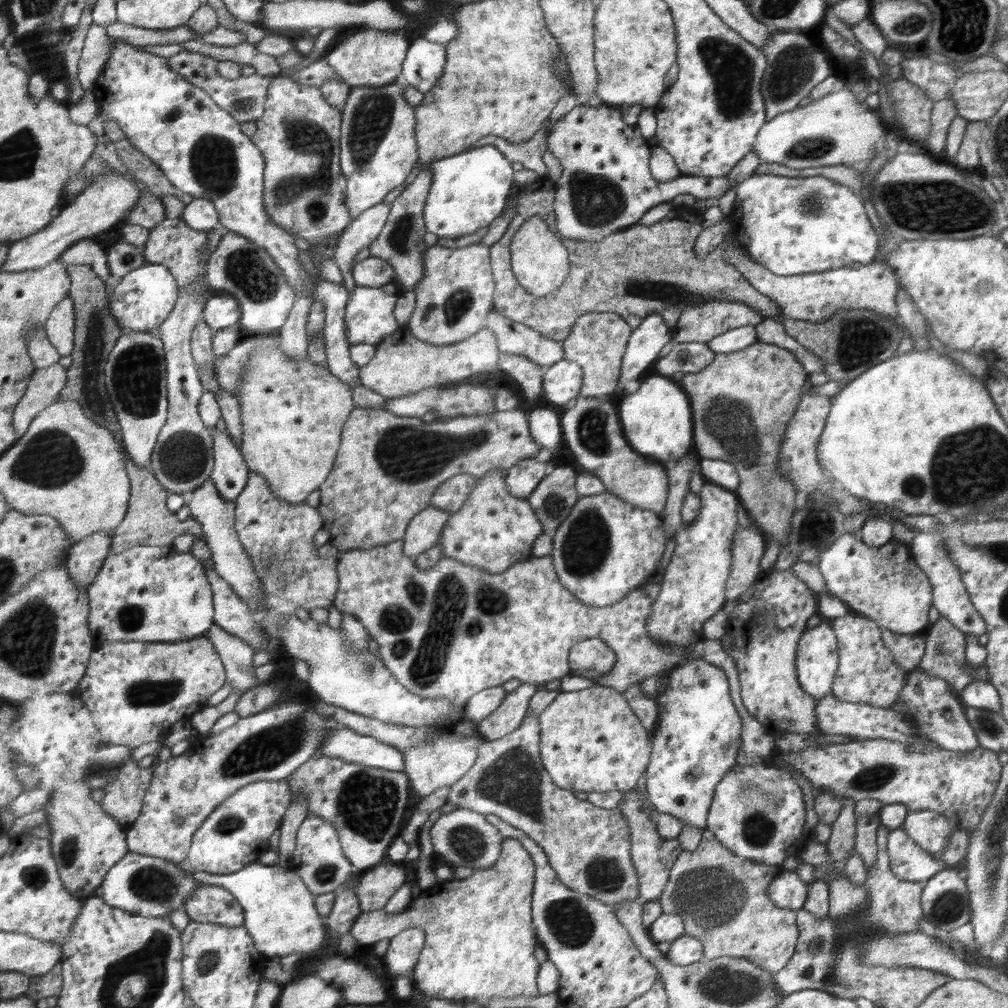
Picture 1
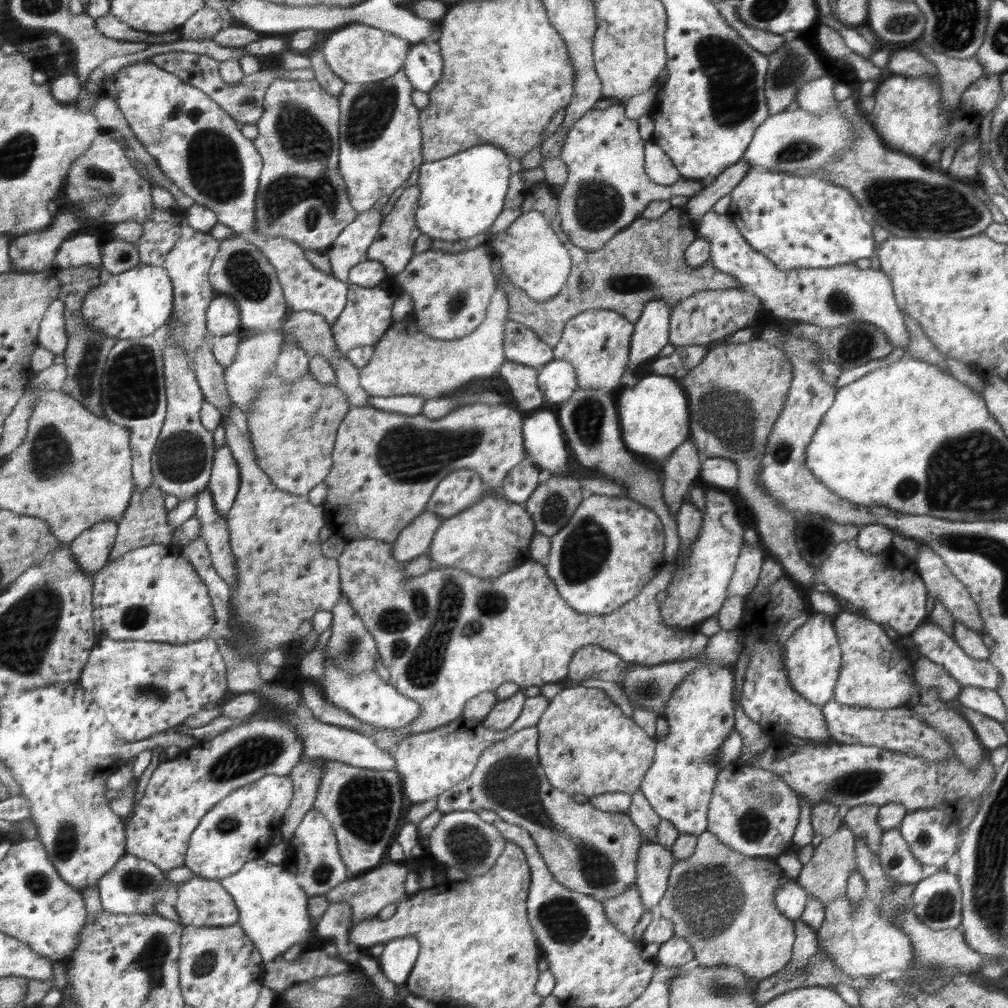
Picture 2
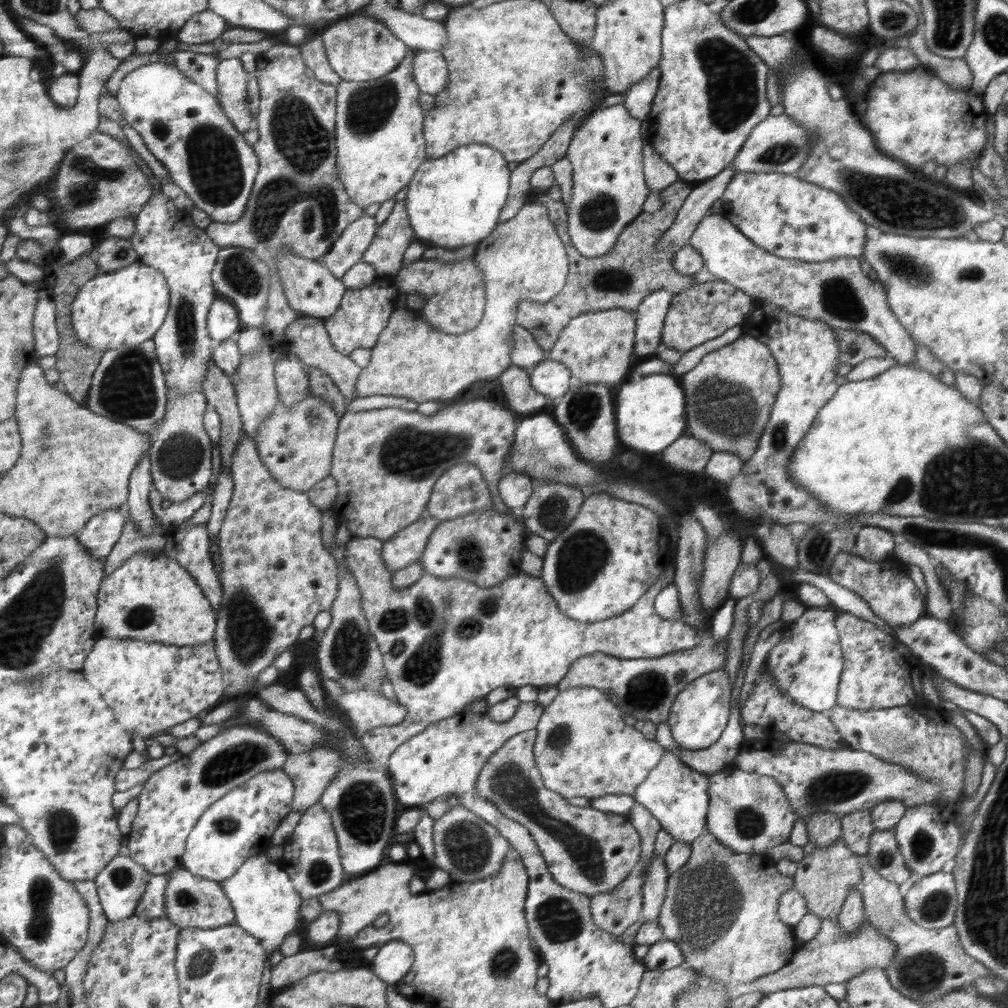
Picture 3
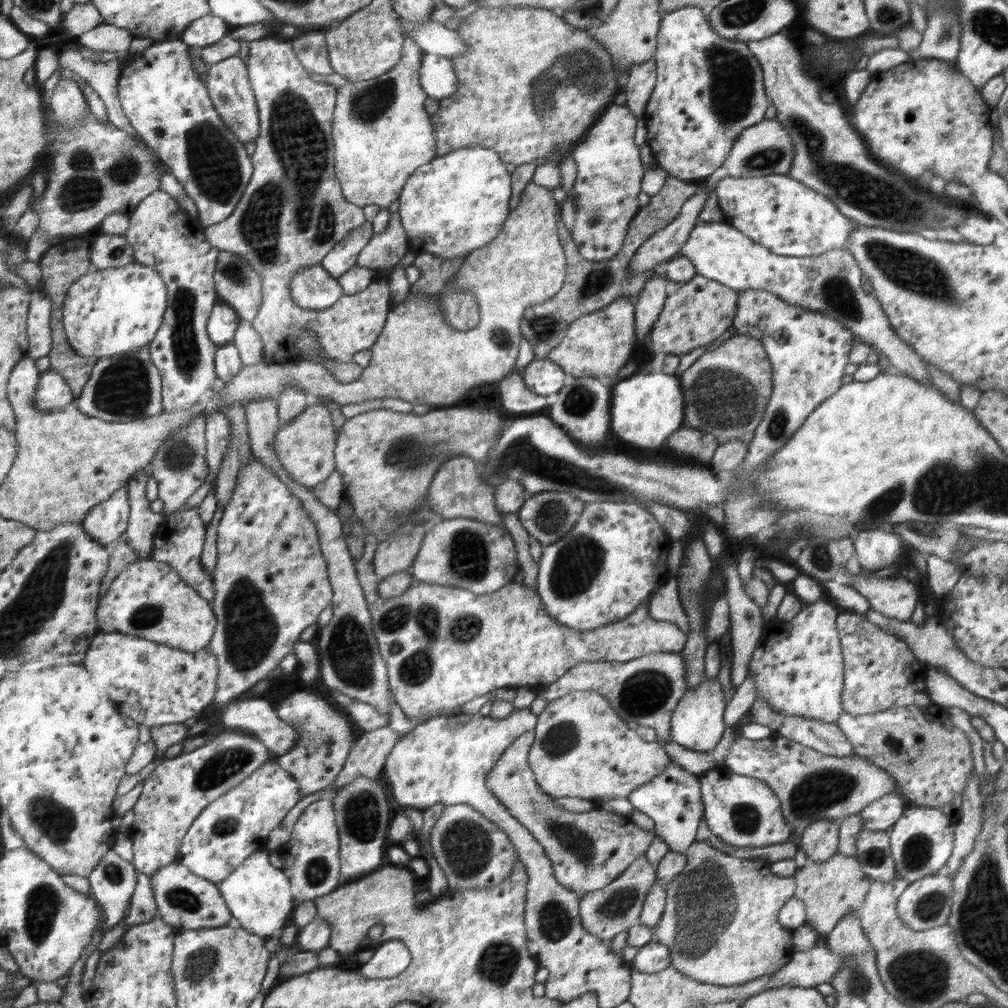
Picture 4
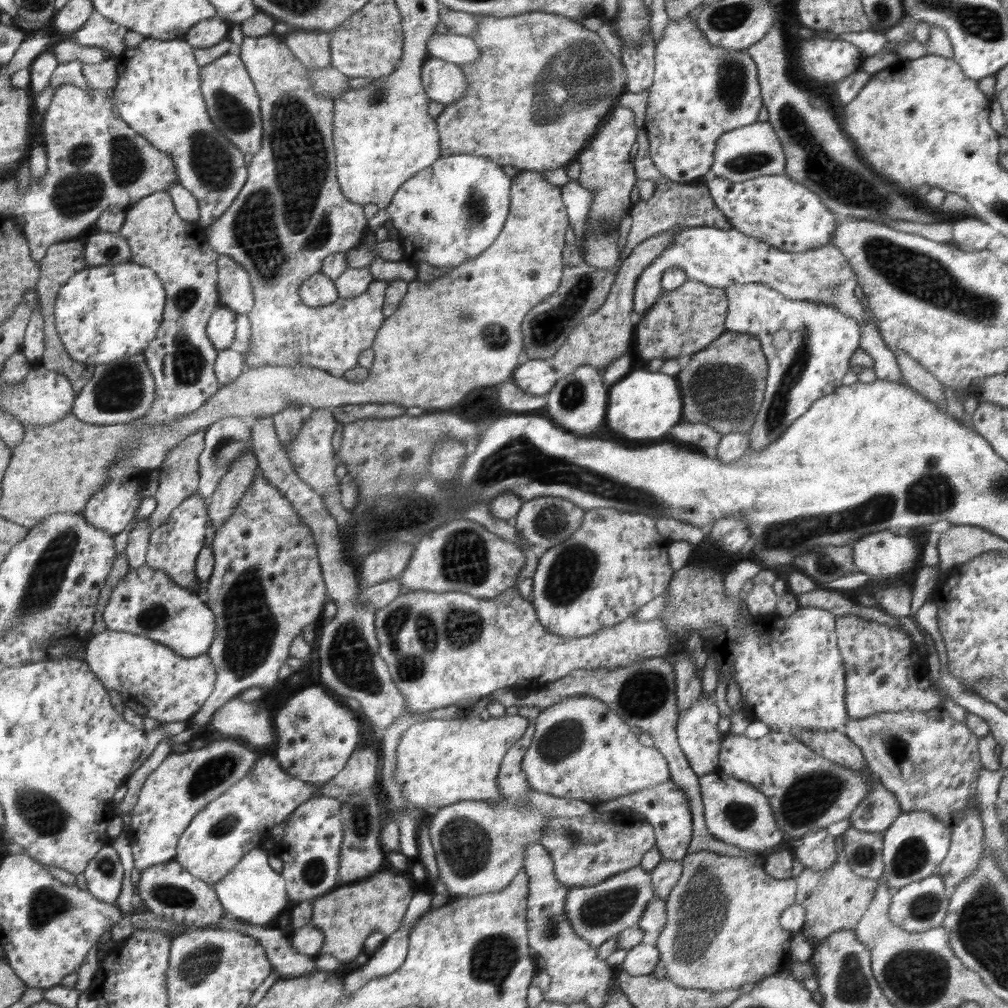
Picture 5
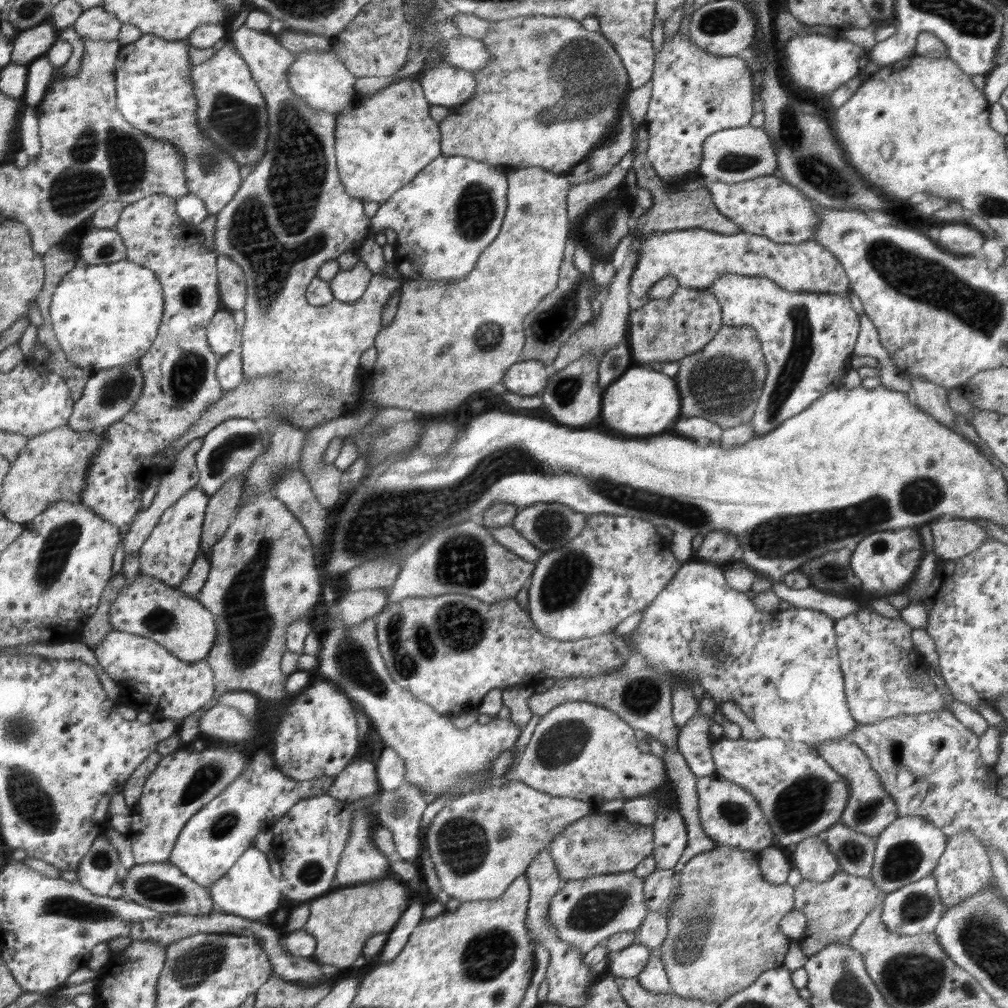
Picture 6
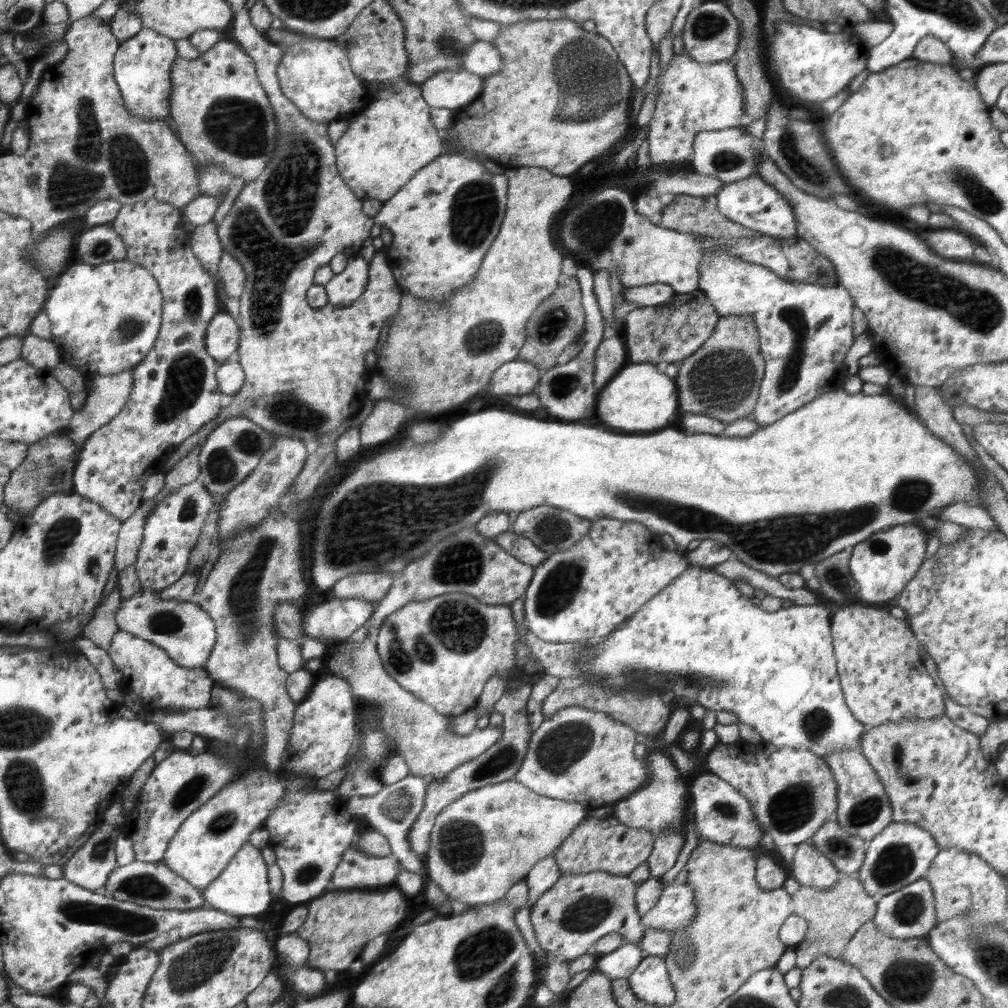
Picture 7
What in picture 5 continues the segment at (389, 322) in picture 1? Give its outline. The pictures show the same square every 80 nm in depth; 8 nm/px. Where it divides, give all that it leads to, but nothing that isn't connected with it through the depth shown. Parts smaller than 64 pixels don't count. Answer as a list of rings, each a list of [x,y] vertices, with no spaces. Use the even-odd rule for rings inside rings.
[[[244,35],[242,44],[238,49],[241,59],[245,63],[245,67],[249,71],[253,84],[256,86],[257,95],[261,99],[261,115],[264,122],[264,139],[261,143],[261,151],[256,153],[252,158],[249,166],[248,182],[242,188],[240,195],[234,200],[234,203],[216,222],[210,225],[209,243],[220,254],[234,258],[245,269],[248,270],[252,279],[254,295],[256,302],[252,311],[247,312],[249,323],[251,324],[251,337],[247,353],[245,354],[246,367],[258,368],[259,366],[313,366],[314,368],[324,368],[332,376],[342,378],[345,372],[352,370],[358,366],[358,357],[363,350],[371,348],[371,344],[375,342],[378,331],[384,326],[385,318],[382,313],[384,306],[384,294],[388,288],[389,281],[374,279],[368,285],[368,288],[354,298],[338,297],[332,304],[326,306],[316,306],[312,308],[306,305],[301,299],[300,286],[312,275],[321,271],[324,261],[333,256],[337,252],[347,252],[352,244],[358,245],[358,242],[364,238],[366,232],[366,218],[362,214],[362,206],[354,204],[344,198],[336,176],[335,151],[333,146],[333,110],[334,100],[332,96],[320,96],[316,90],[313,90],[312,80],[309,80],[309,71],[305,64],[294,55],[294,52],[288,45],[275,38],[274,36],[264,35],[258,37]]]

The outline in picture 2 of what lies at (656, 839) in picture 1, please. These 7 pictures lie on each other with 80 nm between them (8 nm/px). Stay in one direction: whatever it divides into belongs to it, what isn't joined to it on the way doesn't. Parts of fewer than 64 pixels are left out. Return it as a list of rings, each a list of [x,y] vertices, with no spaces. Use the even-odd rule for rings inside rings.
[[[643,840],[637,859],[637,888],[644,900],[645,910],[655,911],[669,889],[669,872],[675,858],[671,846]]]

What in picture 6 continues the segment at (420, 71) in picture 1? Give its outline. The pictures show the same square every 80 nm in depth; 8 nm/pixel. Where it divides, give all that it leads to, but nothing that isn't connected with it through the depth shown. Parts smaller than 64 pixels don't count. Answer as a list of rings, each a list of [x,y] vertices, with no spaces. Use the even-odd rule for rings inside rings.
[[[444,61],[424,68],[419,75],[426,100],[432,106],[454,107],[474,94],[476,81],[473,71],[467,71]]]

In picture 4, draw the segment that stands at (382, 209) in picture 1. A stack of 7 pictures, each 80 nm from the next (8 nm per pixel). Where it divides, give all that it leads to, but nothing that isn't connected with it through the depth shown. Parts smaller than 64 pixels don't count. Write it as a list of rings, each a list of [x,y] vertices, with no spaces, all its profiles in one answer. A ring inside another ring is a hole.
[[[366,221],[355,228],[351,234],[347,234],[347,238],[329,252],[329,255],[320,263],[322,268],[333,277],[340,278],[345,275],[357,264],[362,248],[370,242],[373,236],[372,223]]]

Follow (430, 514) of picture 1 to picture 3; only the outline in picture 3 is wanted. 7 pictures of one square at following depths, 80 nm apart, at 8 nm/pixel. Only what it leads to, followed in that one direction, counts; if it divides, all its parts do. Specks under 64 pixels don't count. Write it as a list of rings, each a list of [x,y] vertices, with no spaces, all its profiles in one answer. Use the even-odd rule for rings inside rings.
[[[425,513],[416,523],[385,540],[382,555],[389,571],[394,573],[418,561],[441,521]]]

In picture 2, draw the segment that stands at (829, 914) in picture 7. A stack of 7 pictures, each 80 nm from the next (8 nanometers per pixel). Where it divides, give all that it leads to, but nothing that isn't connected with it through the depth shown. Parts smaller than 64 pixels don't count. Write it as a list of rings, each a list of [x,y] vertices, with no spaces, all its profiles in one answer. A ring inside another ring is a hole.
[[[841,818],[838,823],[840,827],[837,831],[818,844],[817,848],[814,849],[812,858],[806,864],[803,864],[803,870],[795,877],[798,880],[798,885],[806,890],[810,896],[815,896],[822,900],[825,907],[839,896],[846,894],[848,879],[850,879],[853,870],[857,868],[857,856],[855,853],[857,844],[855,843],[854,835],[843,824]]]

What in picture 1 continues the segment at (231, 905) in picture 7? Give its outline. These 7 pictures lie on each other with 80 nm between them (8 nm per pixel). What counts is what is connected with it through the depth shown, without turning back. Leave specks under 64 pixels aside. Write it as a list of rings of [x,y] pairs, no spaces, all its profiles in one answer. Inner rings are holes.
[[[260,861],[246,865],[238,872],[219,875],[195,870],[188,862],[180,864],[180,869],[200,884],[226,888],[243,905],[245,922],[243,927],[257,943],[257,948],[264,952],[268,960],[273,956],[286,956],[298,953],[302,957],[314,956],[324,952],[326,927],[324,920],[318,918],[315,897],[297,873],[282,865],[265,865]]]

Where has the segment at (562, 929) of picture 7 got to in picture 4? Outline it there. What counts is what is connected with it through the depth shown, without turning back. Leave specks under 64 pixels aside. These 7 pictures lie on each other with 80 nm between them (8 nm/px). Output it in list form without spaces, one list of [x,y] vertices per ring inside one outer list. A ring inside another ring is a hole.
[[[645,854],[637,858],[610,886],[597,891],[581,893],[580,917],[585,929],[600,940],[610,942],[620,932],[638,924],[644,910],[645,899],[657,879],[657,867],[652,865]]]

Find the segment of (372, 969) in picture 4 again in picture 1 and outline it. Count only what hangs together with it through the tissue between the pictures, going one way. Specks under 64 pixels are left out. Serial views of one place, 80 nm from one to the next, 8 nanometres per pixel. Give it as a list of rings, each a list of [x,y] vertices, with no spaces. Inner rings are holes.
[[[407,928],[390,939],[387,952],[381,960],[392,978],[405,977],[409,970],[415,968],[424,941],[425,932],[420,928]]]

